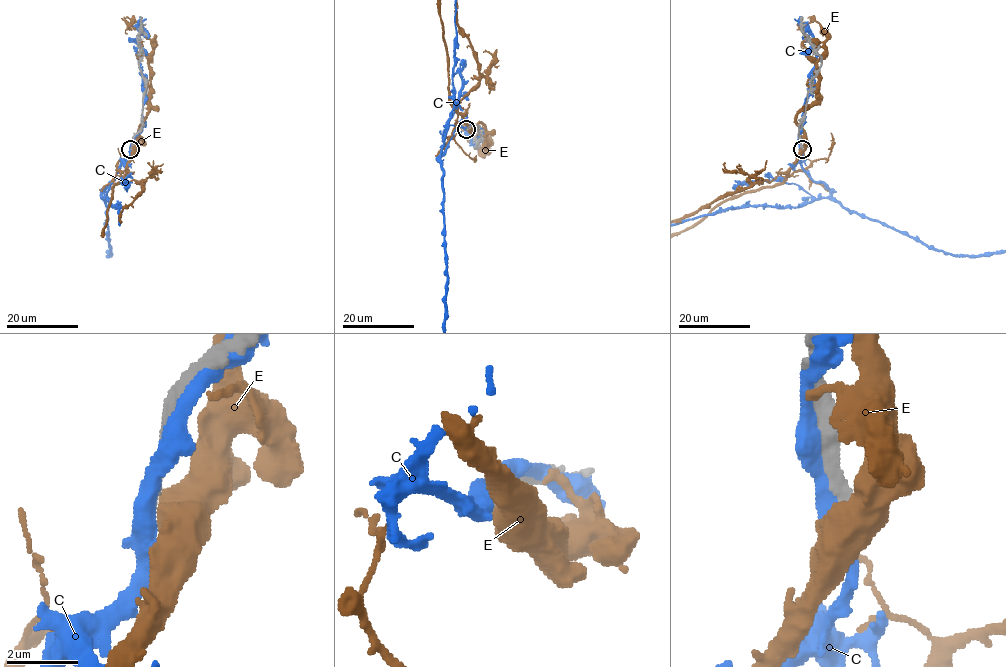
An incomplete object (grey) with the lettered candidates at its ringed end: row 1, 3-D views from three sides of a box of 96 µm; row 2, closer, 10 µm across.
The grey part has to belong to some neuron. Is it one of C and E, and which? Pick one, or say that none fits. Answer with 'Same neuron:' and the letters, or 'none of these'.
Same neuron: none of these

